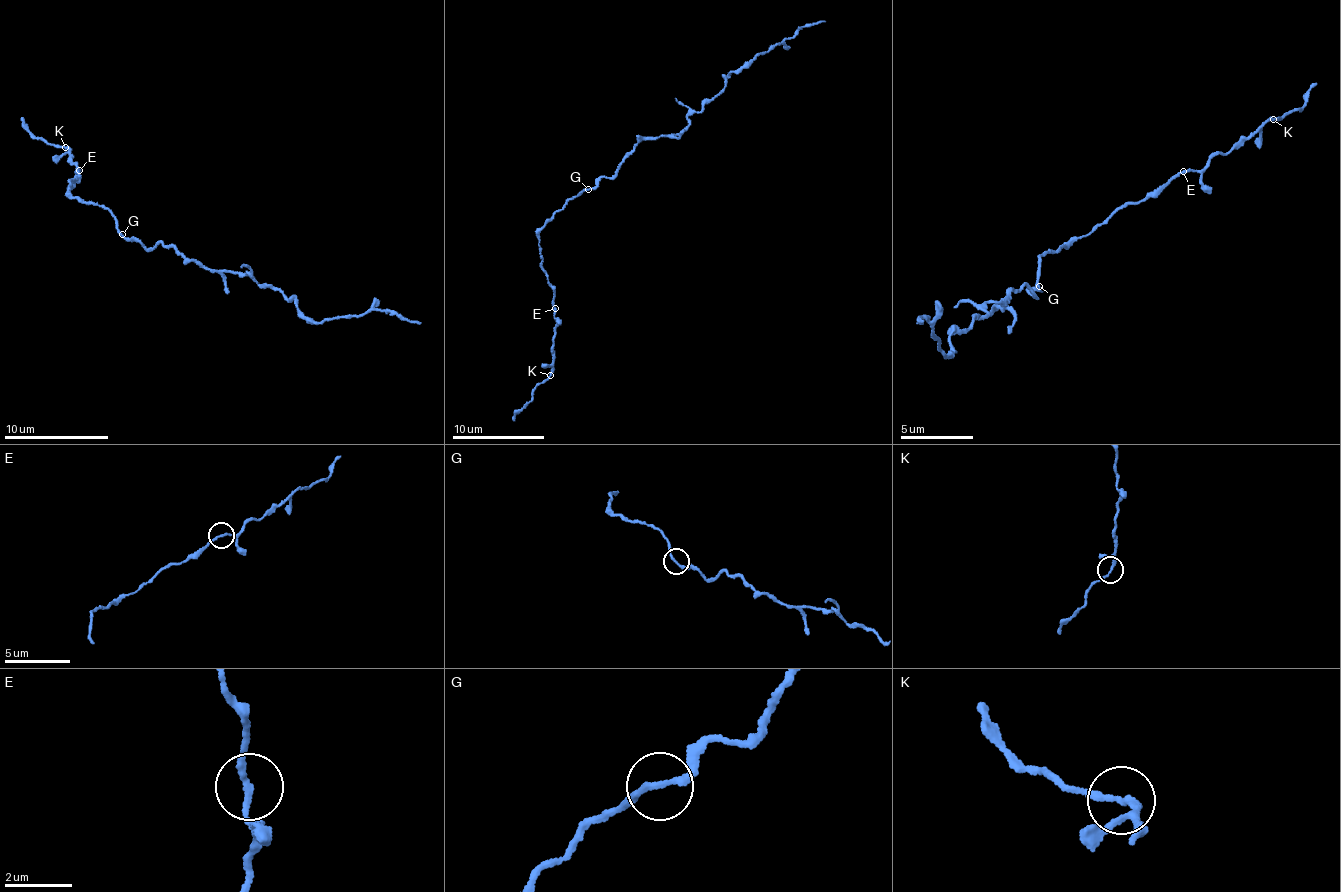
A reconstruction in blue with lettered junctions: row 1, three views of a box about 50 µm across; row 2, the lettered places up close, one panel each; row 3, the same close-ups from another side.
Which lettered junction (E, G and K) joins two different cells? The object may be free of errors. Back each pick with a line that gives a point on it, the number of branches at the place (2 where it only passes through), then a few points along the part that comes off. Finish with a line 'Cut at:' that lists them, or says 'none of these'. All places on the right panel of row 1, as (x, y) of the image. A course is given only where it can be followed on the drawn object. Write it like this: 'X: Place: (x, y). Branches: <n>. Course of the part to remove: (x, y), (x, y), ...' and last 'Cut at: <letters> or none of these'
K: Place: (1273, 119). Branches: 2. Course of the part to remove: (1274, 118), (1281, 120), (1304, 105), (1308, 90), (1316, 83)
Cut at: K

